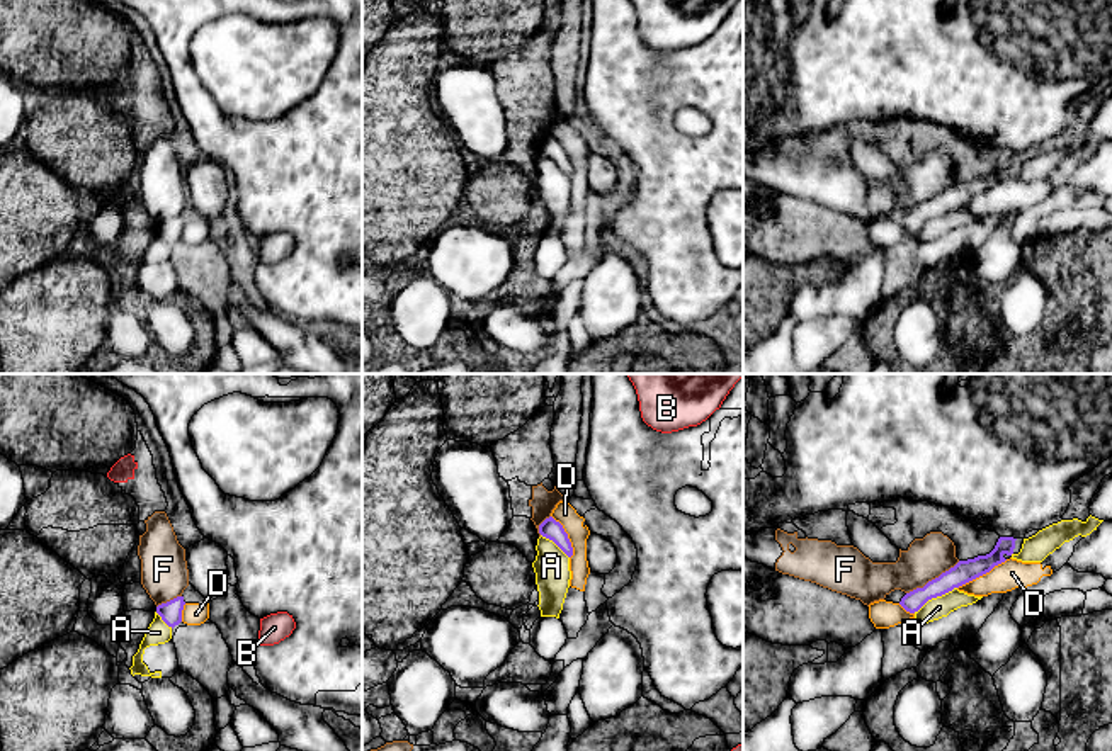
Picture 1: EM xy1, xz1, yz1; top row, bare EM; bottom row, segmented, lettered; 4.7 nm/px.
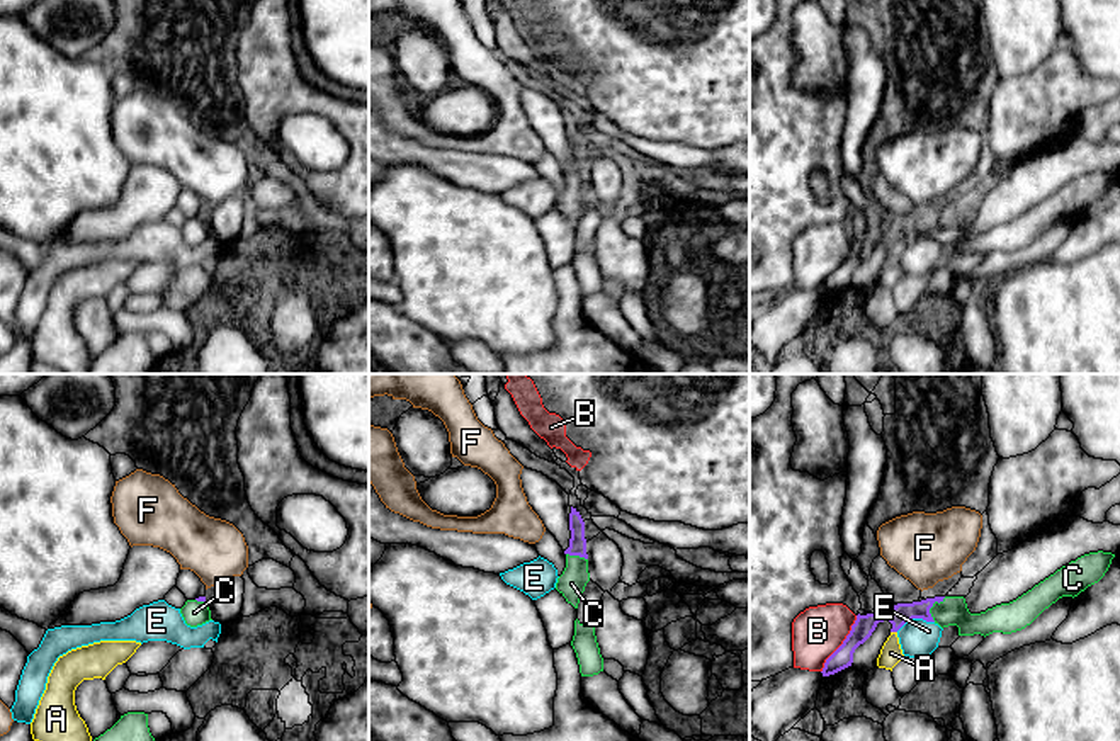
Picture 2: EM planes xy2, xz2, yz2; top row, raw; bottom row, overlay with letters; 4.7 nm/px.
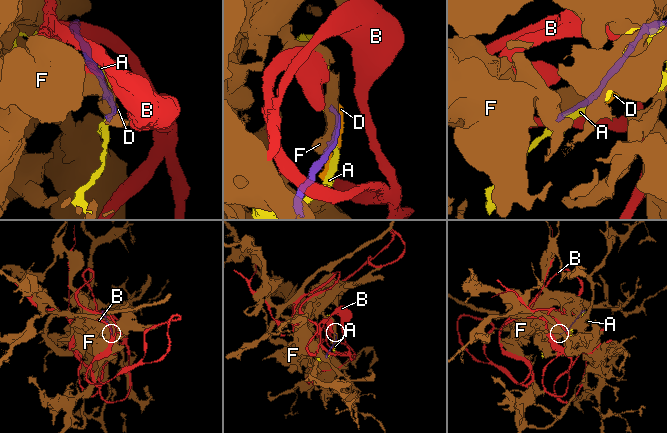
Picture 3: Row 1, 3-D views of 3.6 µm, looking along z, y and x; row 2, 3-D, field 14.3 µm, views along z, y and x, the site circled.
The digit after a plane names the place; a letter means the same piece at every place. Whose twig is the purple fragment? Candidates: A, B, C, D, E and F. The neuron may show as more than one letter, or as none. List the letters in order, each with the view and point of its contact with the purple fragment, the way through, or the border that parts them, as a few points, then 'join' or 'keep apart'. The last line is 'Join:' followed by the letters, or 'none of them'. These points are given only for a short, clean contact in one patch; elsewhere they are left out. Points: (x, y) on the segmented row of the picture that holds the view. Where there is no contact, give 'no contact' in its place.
A: contact yz1 (934, 597); keep apart
B: contact yz2 (842, 644); border yz2 (857, 616), (850, 633), (826, 660), (821, 672); keep apart
C: contact yz2 (932, 605); way yz2 (903, 612), (922, 610), (932, 605), (952, 610); join
D: contact yz1 (981, 575); keep apart
E: contact yz2 (915, 617); border yz2 (933, 621), (910, 619), (896, 631); keep apart
F: contact yz1 (932, 580); keep apart
Join: C

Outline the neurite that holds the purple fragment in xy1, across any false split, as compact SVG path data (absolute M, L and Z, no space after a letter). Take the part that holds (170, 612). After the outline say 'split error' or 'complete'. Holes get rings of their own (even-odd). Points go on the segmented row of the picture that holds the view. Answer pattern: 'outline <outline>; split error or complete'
outline M177 596L167 603L162 603L156 607L156 613L162 617L162 620L168 625L168 627L175 627L182 622L182 610L184 610L184 596Z; complete

